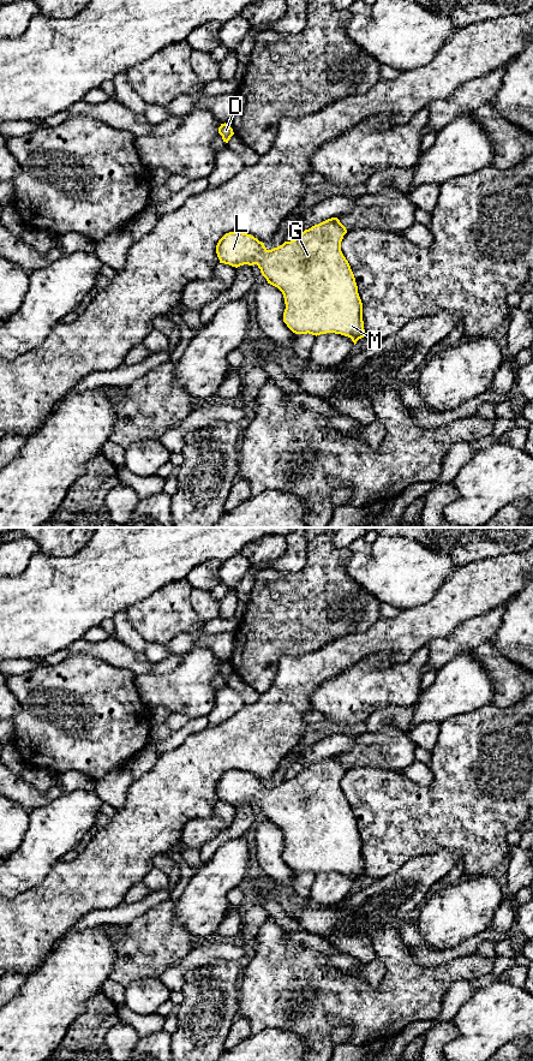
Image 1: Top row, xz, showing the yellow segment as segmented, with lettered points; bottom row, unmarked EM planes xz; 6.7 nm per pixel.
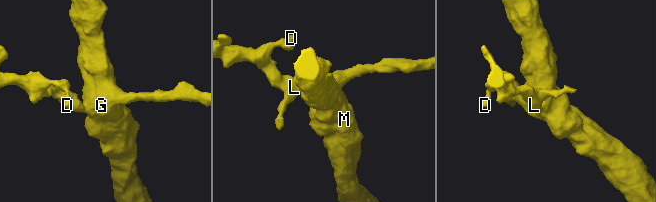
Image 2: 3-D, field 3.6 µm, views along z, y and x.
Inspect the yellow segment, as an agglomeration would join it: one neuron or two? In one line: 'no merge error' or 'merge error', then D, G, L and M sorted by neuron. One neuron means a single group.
no merge error; D G L M

